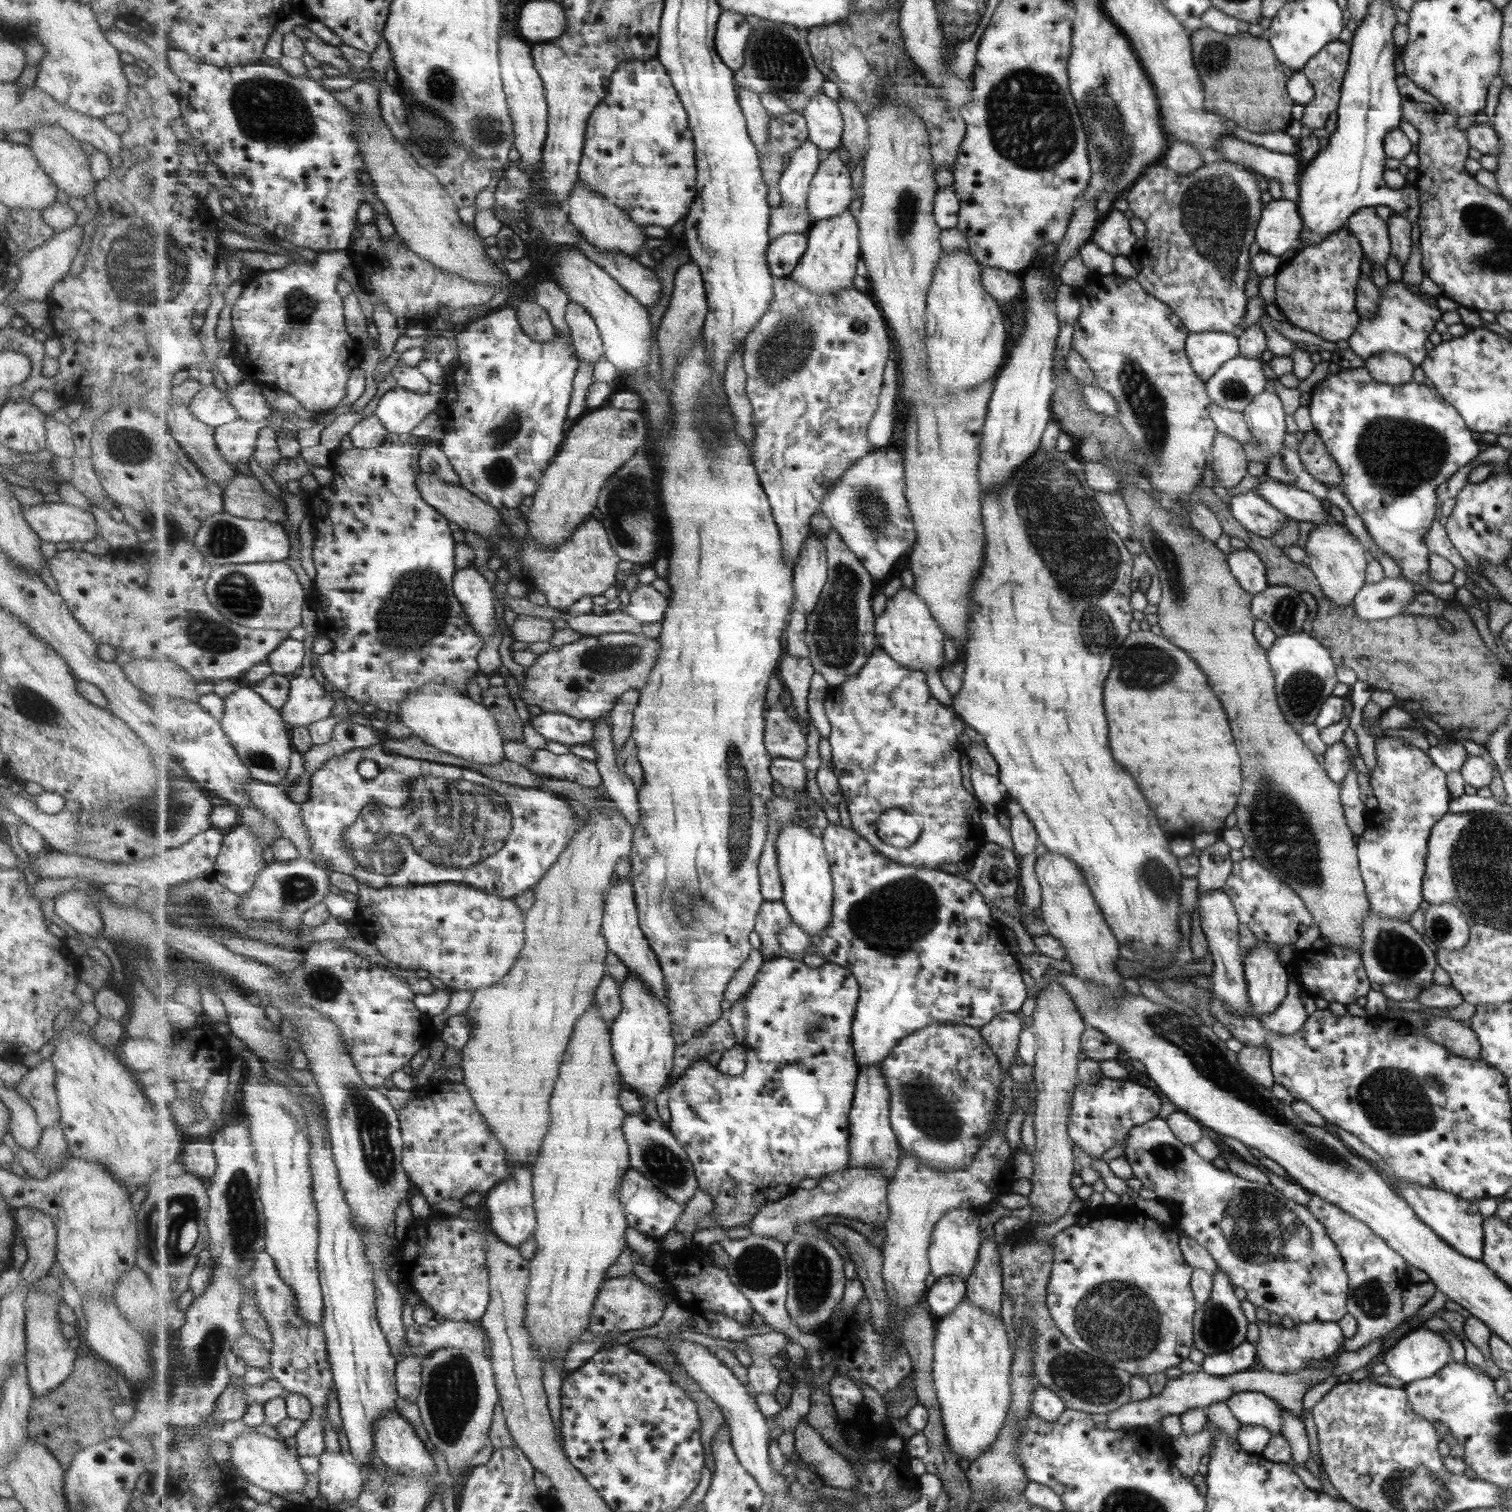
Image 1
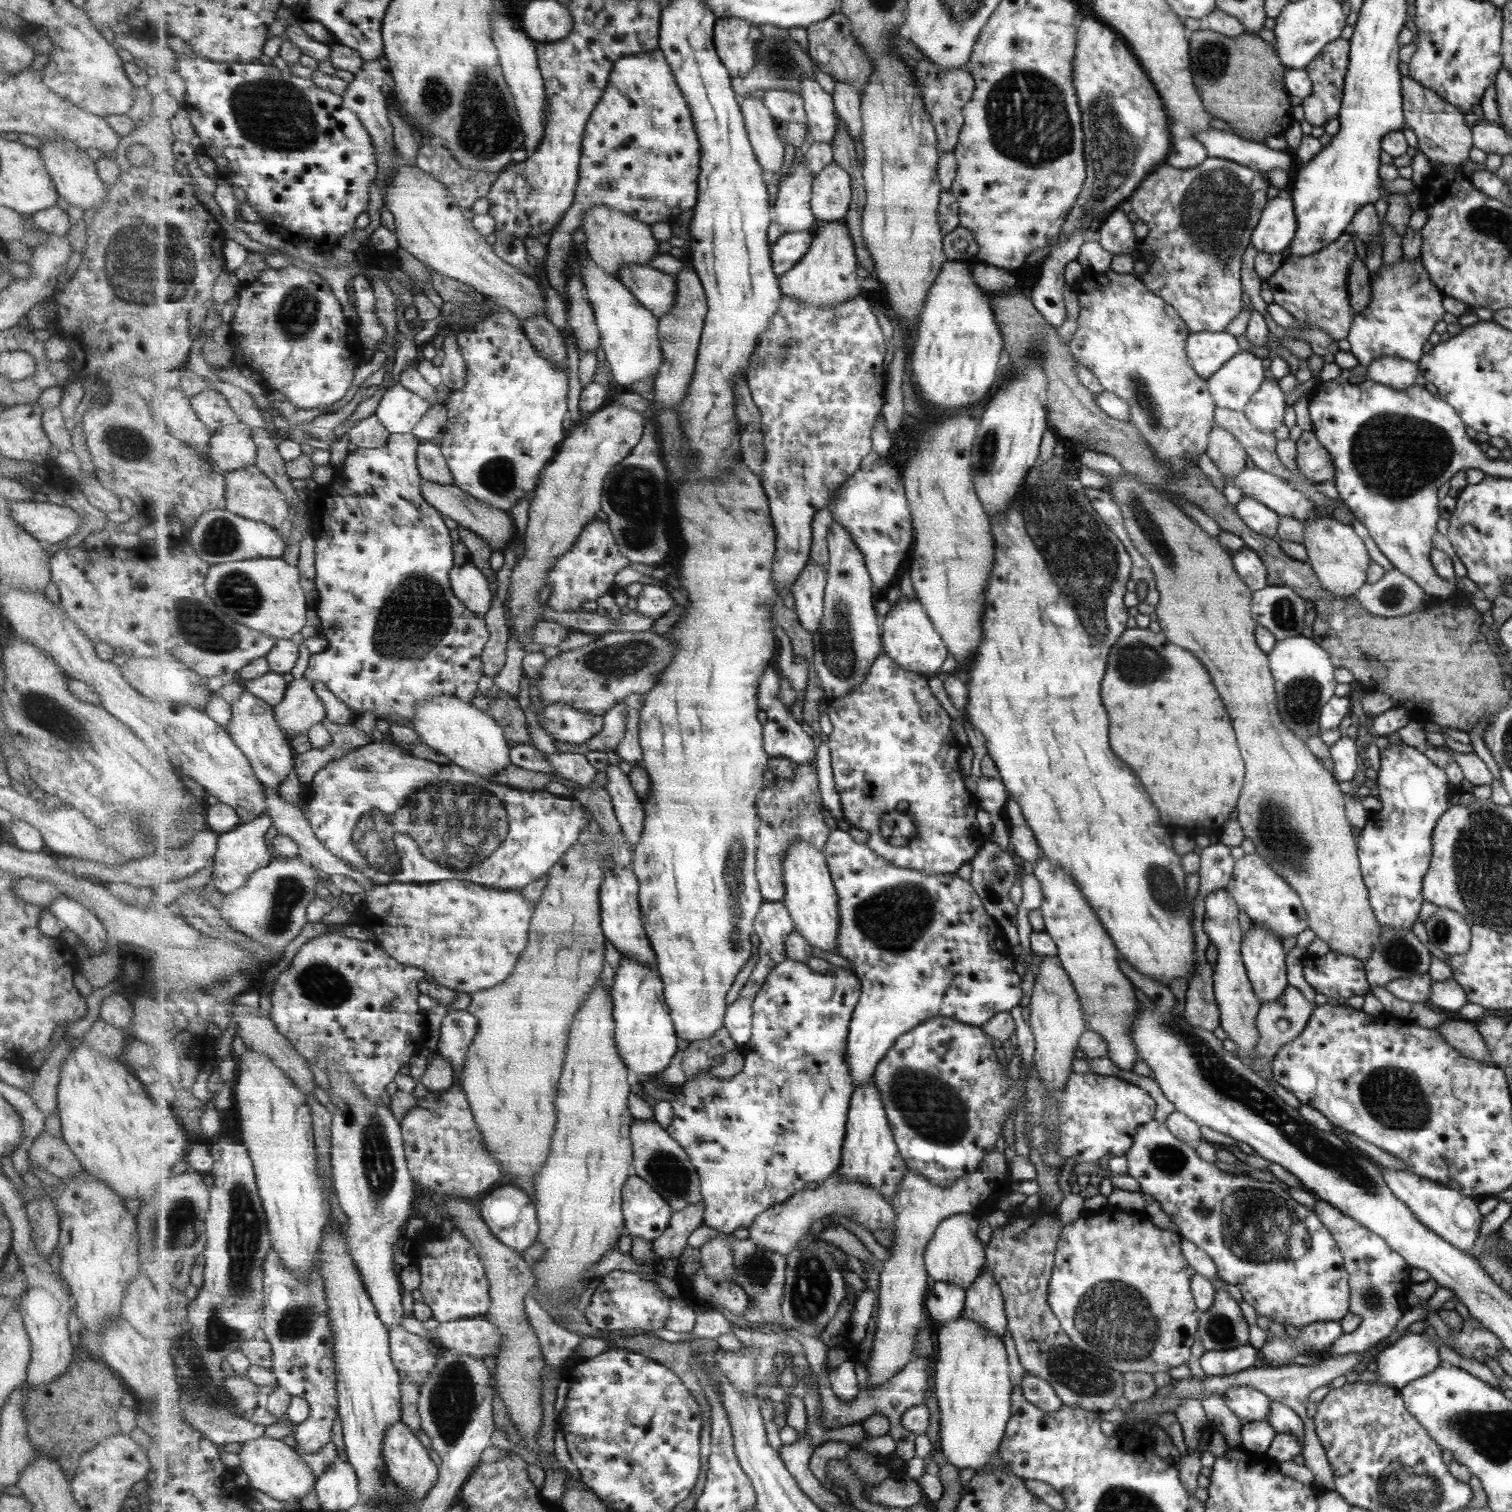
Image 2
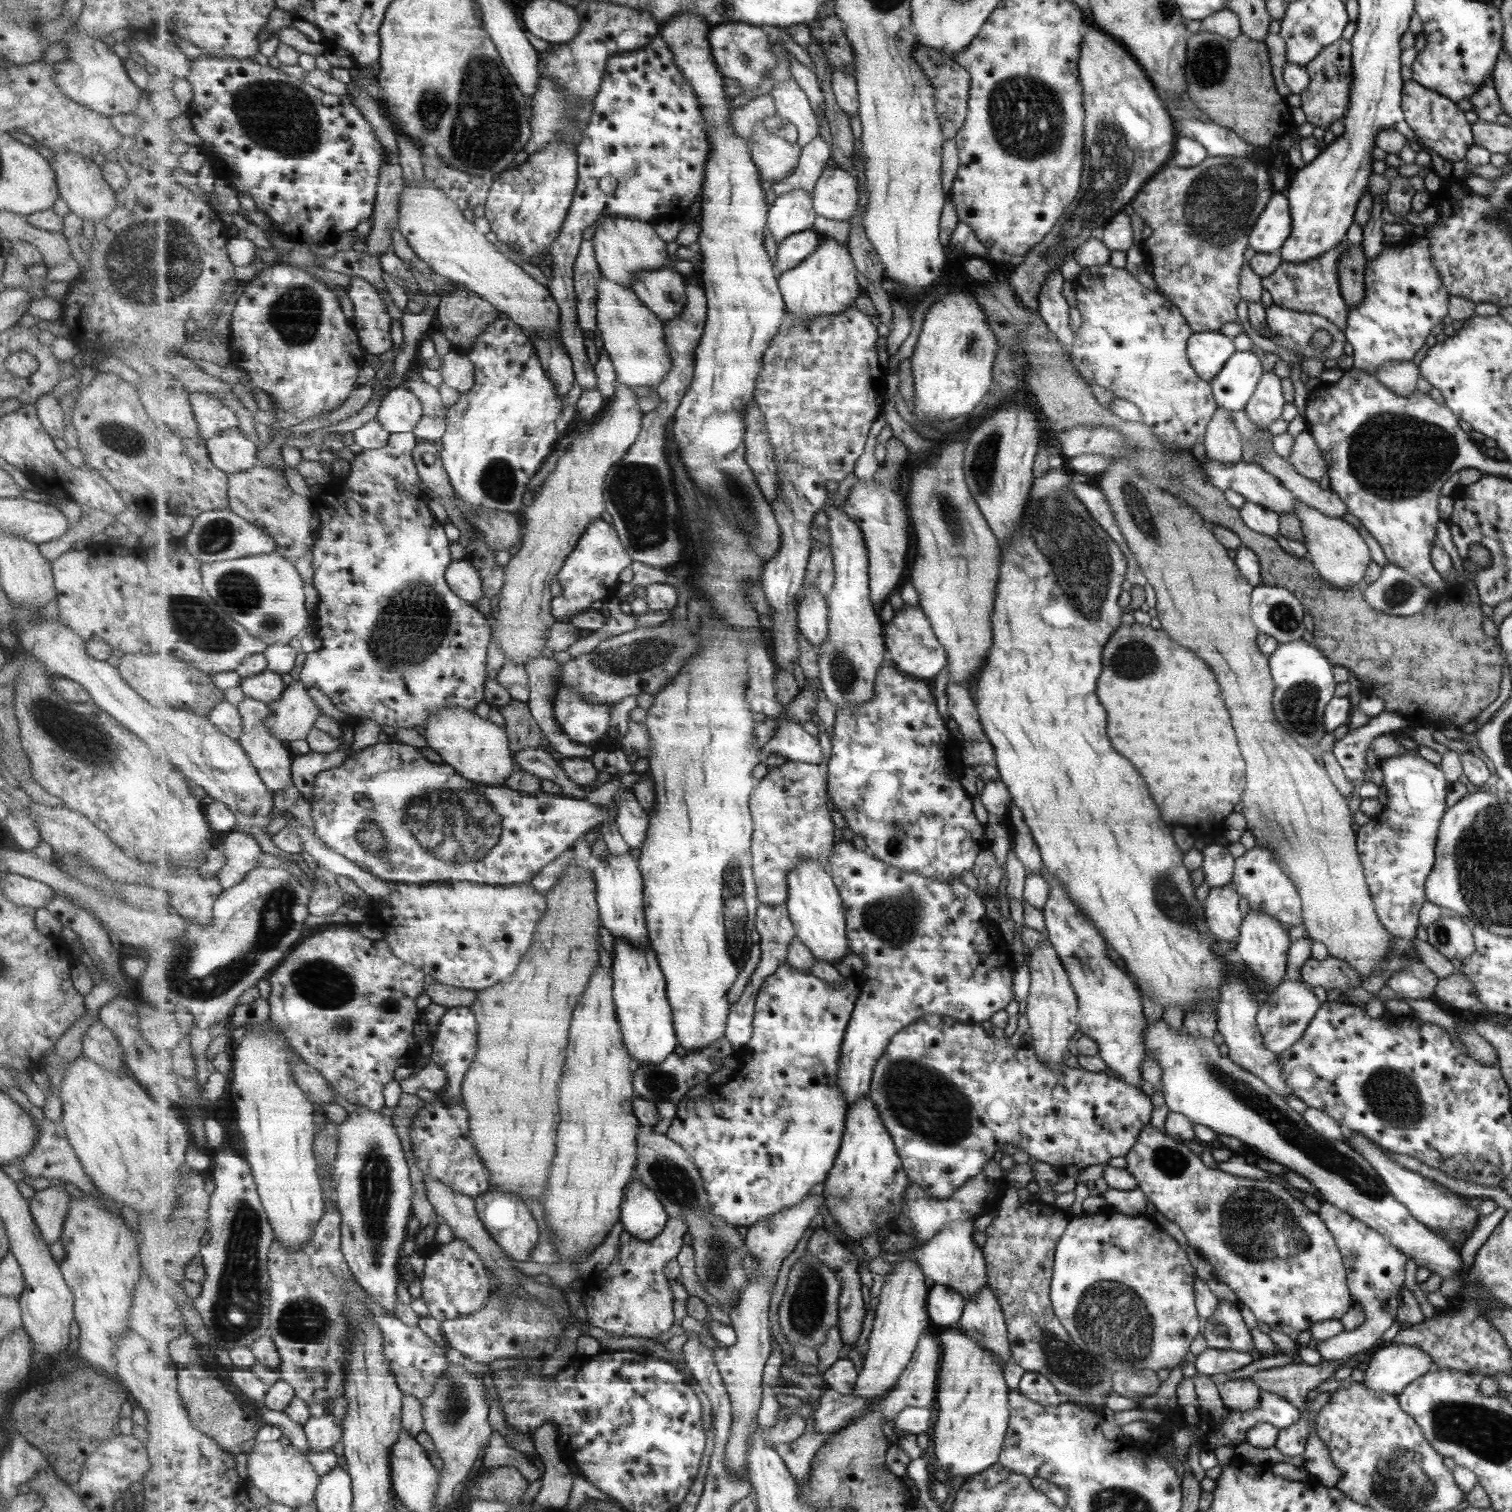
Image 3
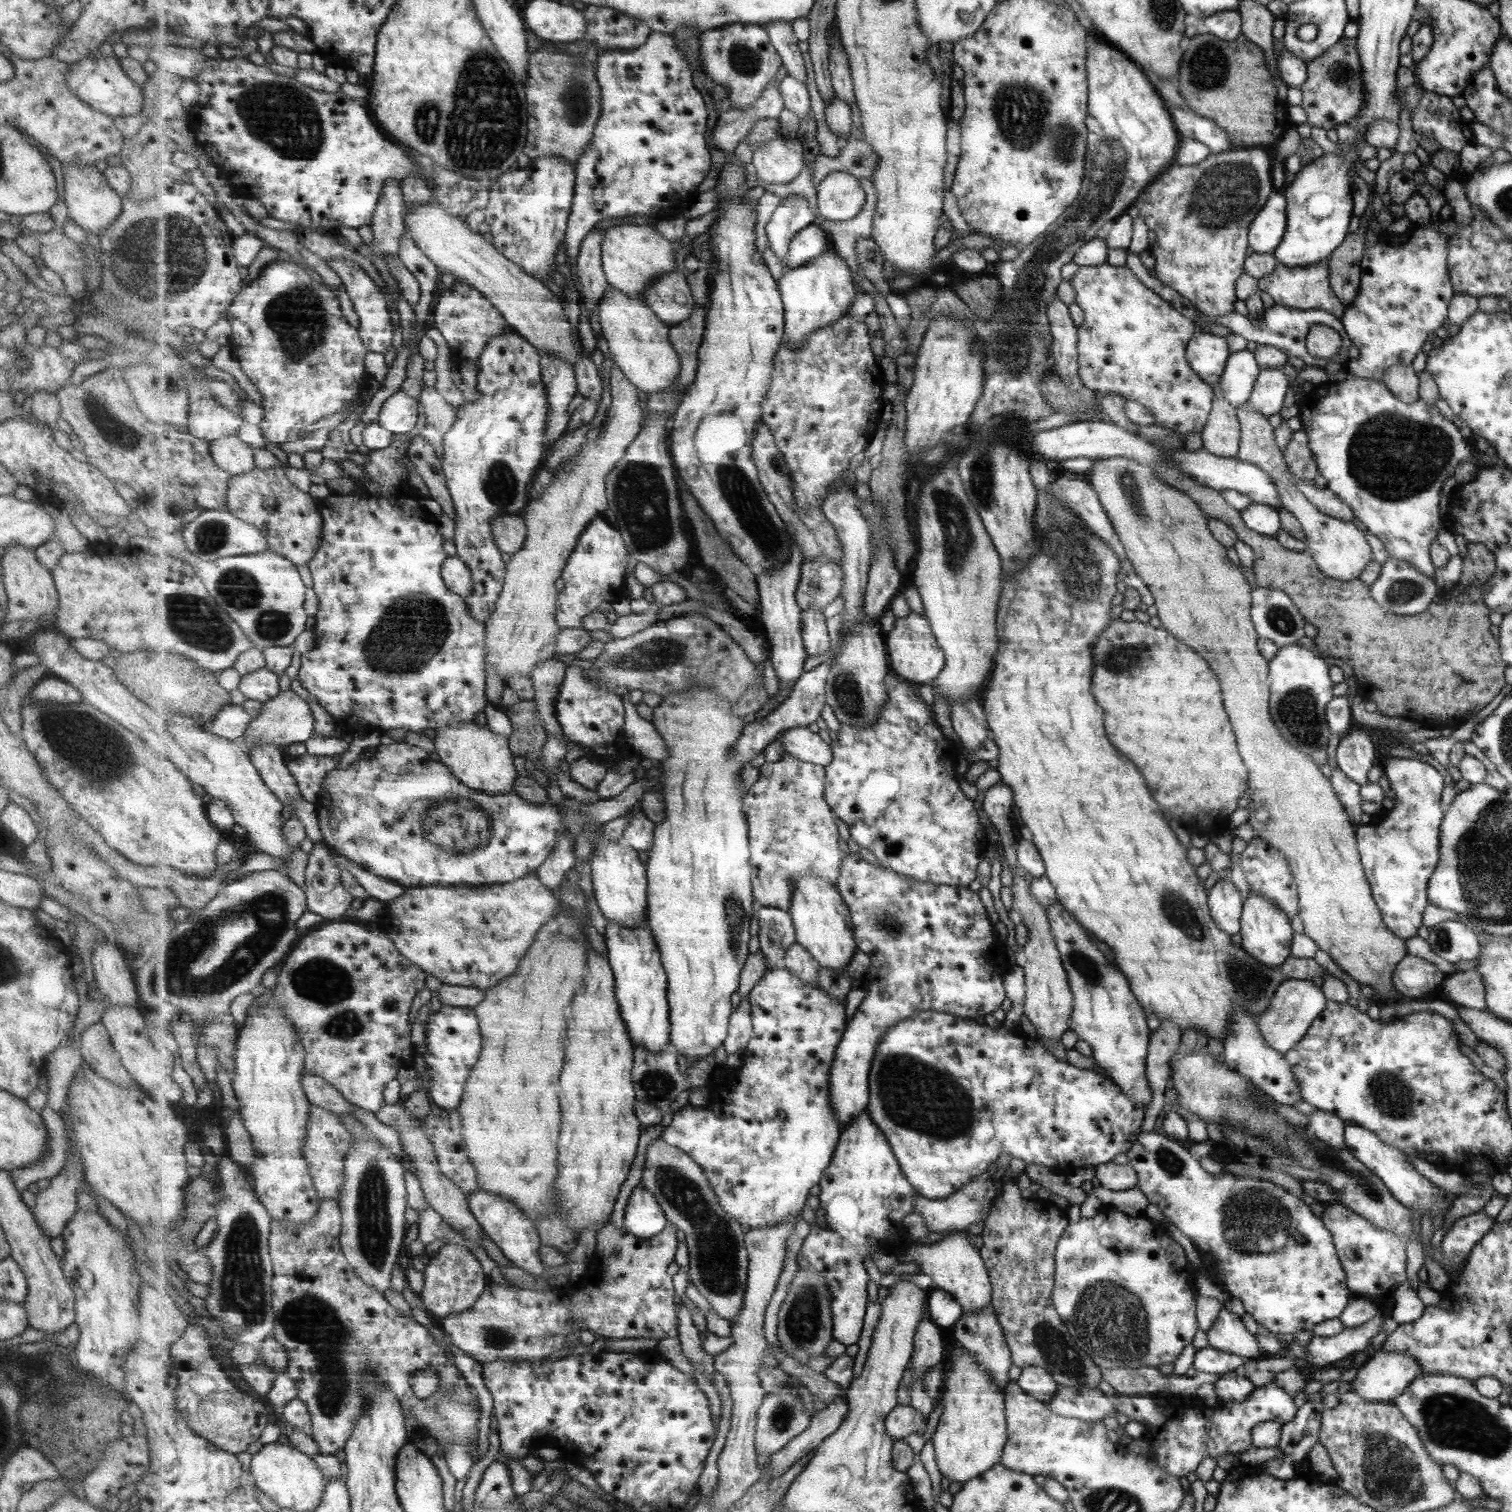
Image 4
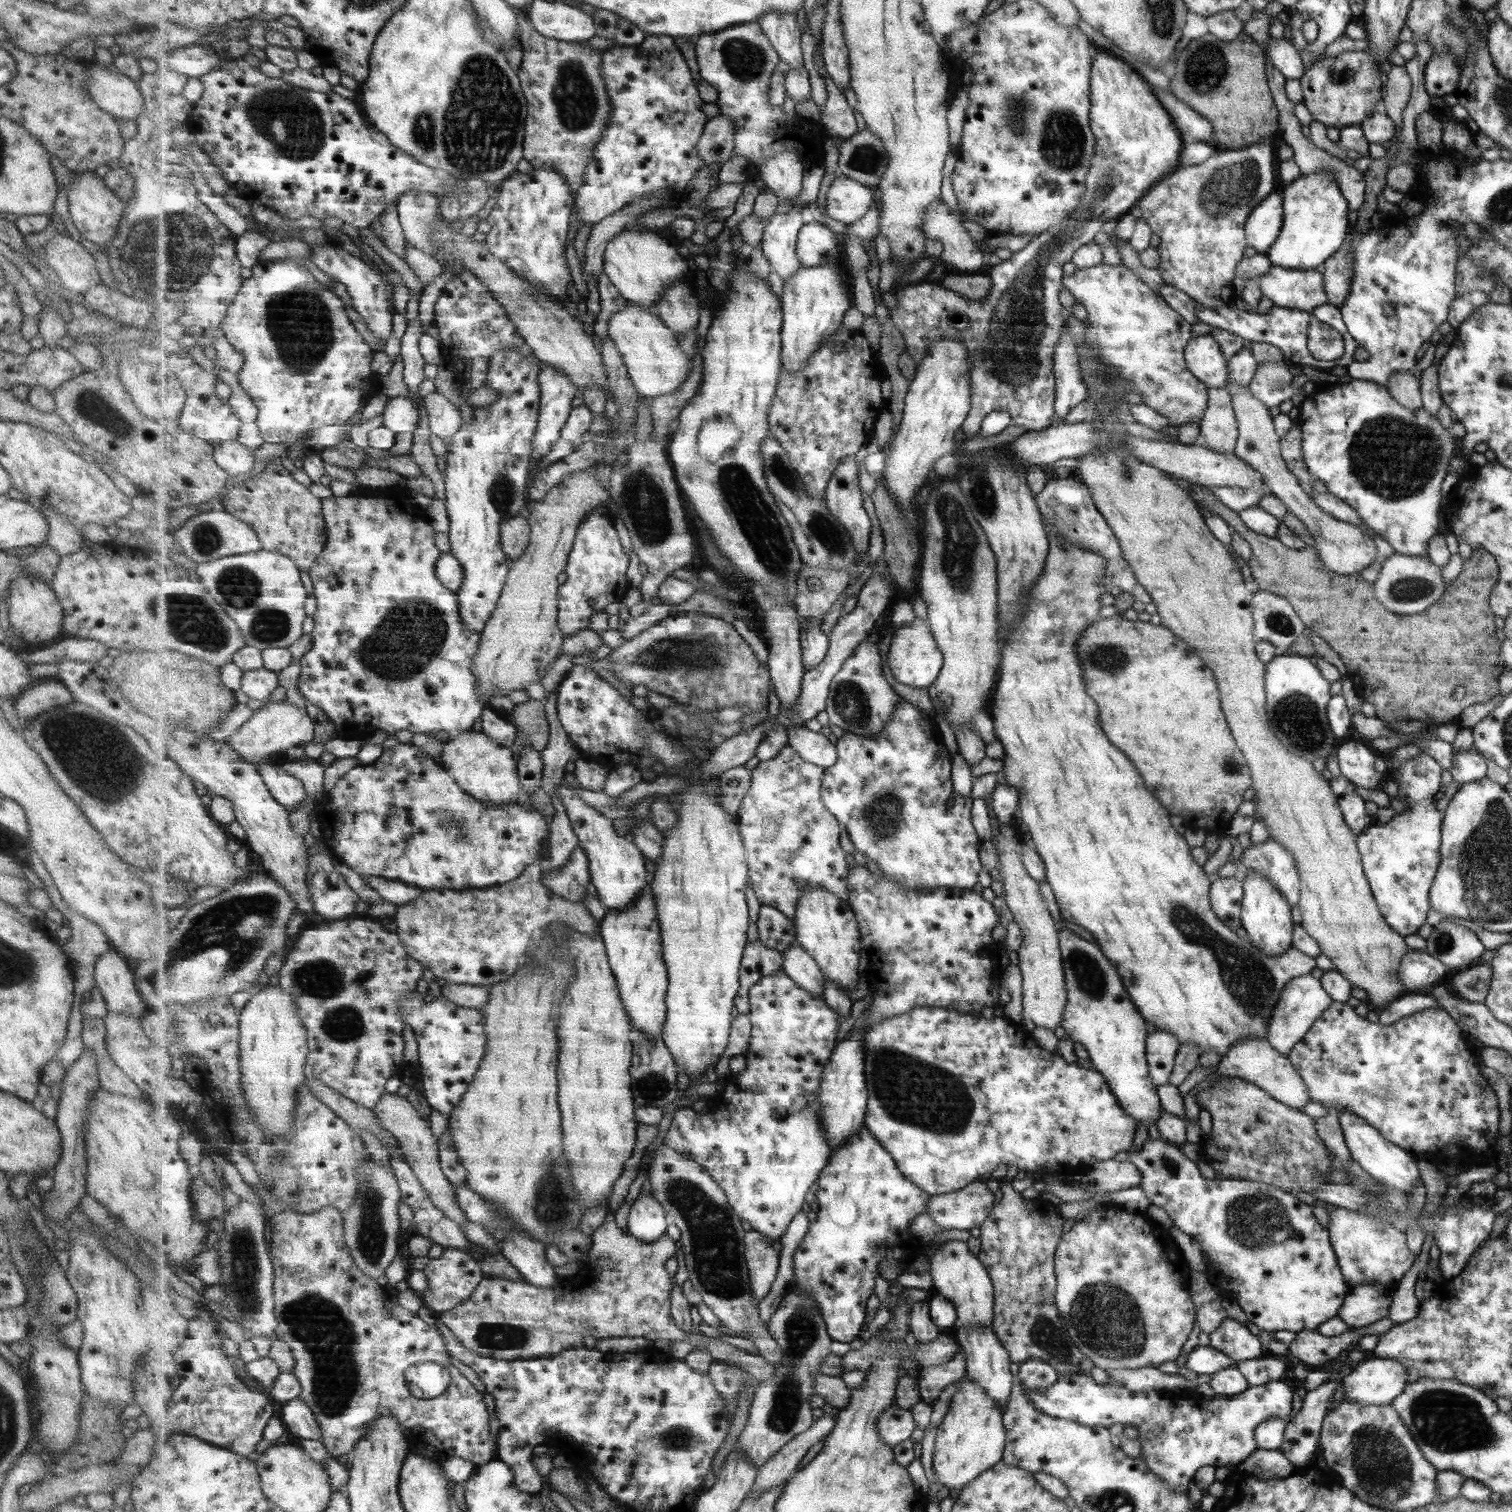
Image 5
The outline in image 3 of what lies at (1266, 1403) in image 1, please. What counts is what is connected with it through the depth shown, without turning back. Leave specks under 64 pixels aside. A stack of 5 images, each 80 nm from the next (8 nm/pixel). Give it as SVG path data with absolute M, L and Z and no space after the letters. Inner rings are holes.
M1233 1379L1217 1386L1222 1403L1231 1411L1247 1412L1256 1407L1260 1388L1249 1379Z

